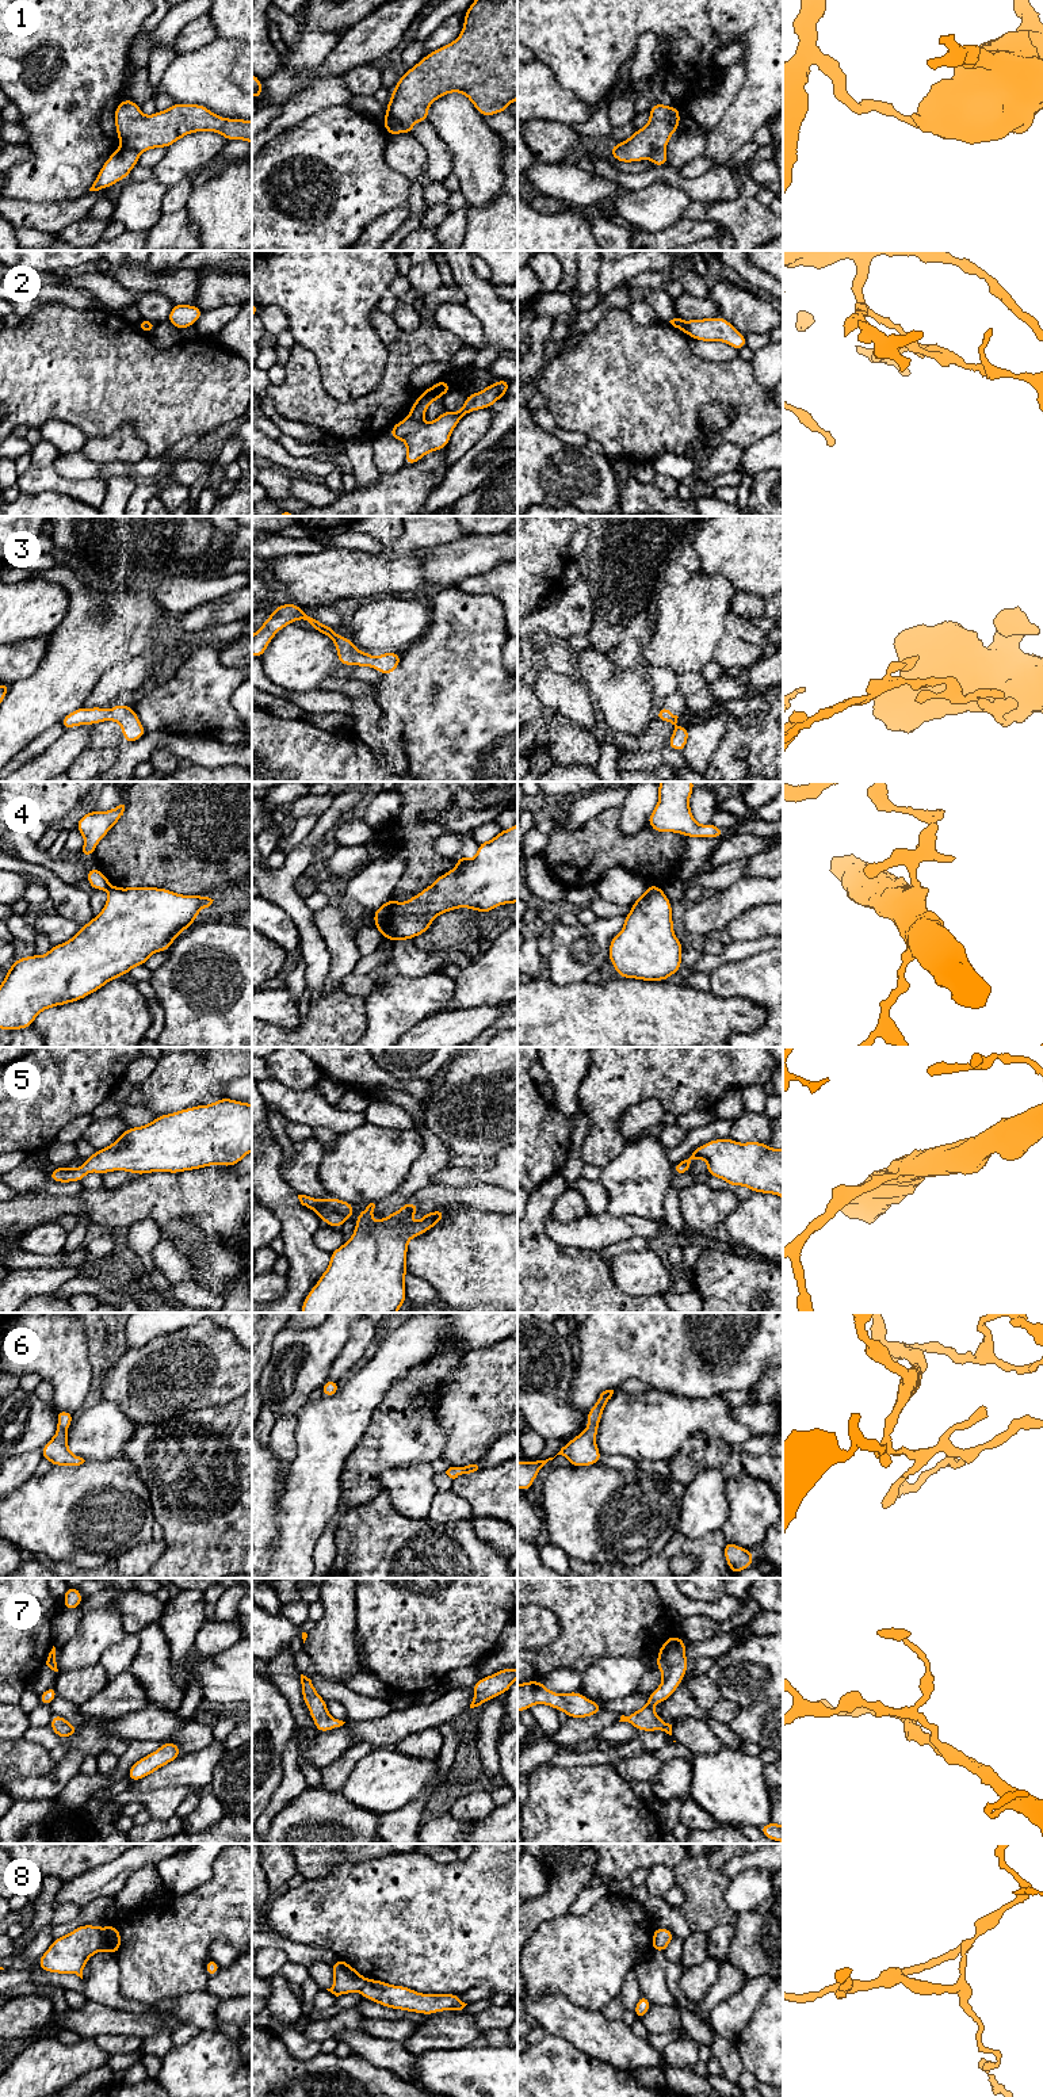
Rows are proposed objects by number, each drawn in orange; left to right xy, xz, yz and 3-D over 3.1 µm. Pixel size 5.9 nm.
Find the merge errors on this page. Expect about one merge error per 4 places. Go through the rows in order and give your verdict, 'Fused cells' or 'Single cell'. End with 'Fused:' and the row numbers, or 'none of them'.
1: Fused cells
2: Fused cells
3: Single cell
4: Fused cells
5: Single cell
6: Single cell
7: Single cell
8: Single cell
Fused: 1, 2, 4

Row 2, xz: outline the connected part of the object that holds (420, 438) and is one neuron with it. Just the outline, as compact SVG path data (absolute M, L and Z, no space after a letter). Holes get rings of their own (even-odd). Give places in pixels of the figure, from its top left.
M500 379L478 393L466 396L465 404L458 412L454 413L444 409L432 423L416 421L410 416L396 423L389 436L406 443L405 465L409 466L419 462L431 451L446 448L461 419L477 409L493 406L496 401L508 393L509 383L509 379Z

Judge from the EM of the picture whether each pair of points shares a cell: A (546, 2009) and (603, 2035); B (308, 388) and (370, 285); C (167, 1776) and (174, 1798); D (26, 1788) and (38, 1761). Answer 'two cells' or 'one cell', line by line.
A: one cell
B: two cells
C: two cells
D: two cells

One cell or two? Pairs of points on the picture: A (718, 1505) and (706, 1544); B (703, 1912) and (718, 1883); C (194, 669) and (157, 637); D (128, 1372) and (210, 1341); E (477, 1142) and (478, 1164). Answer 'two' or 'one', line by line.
A: two
B: one
C: two
D: one
E: two

